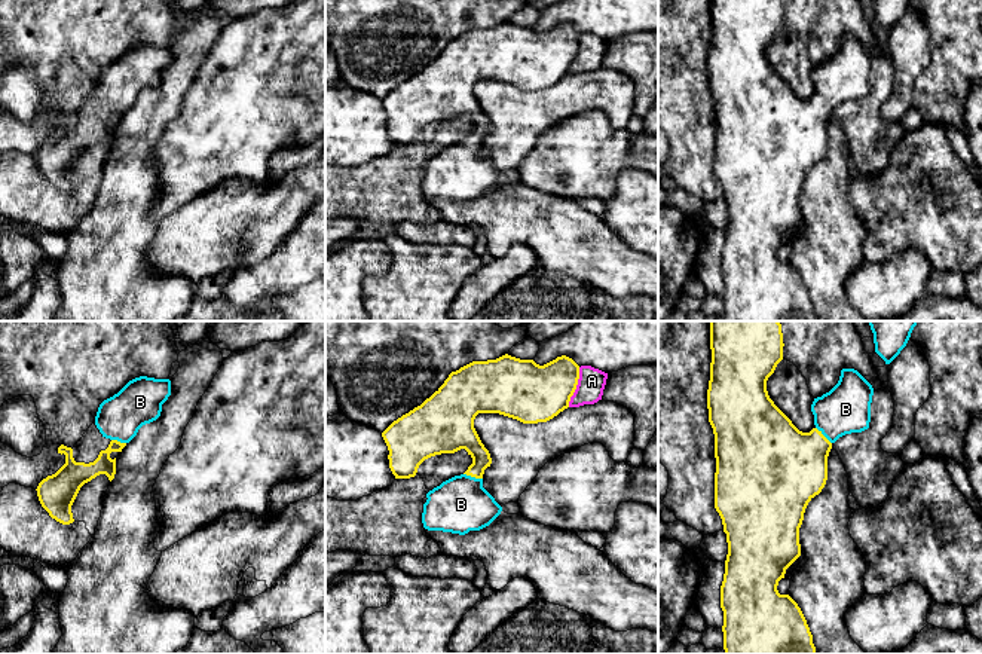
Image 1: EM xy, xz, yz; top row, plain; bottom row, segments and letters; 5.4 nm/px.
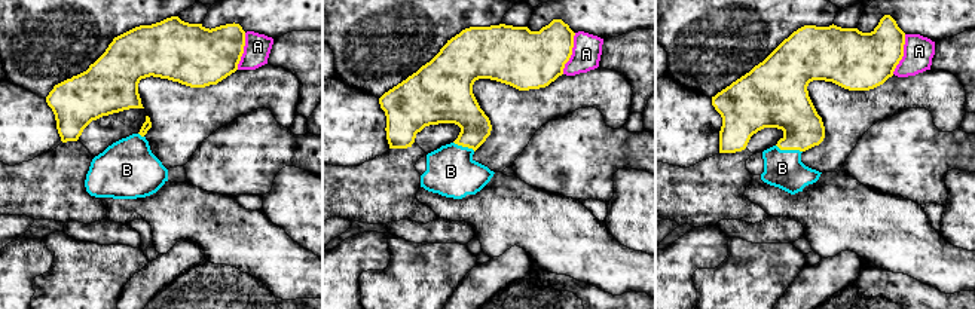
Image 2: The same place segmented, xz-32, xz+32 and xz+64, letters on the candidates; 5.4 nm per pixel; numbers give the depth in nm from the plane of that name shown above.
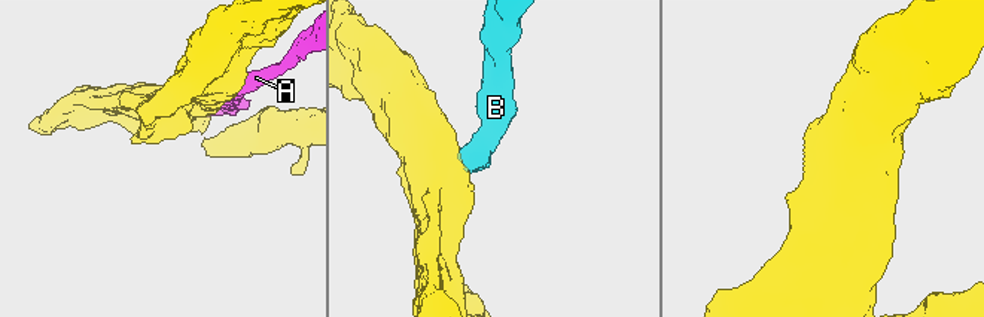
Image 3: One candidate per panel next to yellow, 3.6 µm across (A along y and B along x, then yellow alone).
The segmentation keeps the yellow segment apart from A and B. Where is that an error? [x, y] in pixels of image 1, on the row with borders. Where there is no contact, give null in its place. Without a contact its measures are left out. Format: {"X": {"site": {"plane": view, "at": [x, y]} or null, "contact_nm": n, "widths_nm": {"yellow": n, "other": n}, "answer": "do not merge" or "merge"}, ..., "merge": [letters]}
{"A": {"site": {"plane": "xz", "at": [575, 387]}, "contact_nm": 220, "widths_nm": {"yellow": 320, "other": 150}, "answer": "do not merge"}, "B": {"site": {"plane": "xz", "at": [473, 476]}, "contact_nm": 110, "widths_nm": {"yellow": 180, "other": 300}, "answer": "merge"}, "merge": ["B"]}

